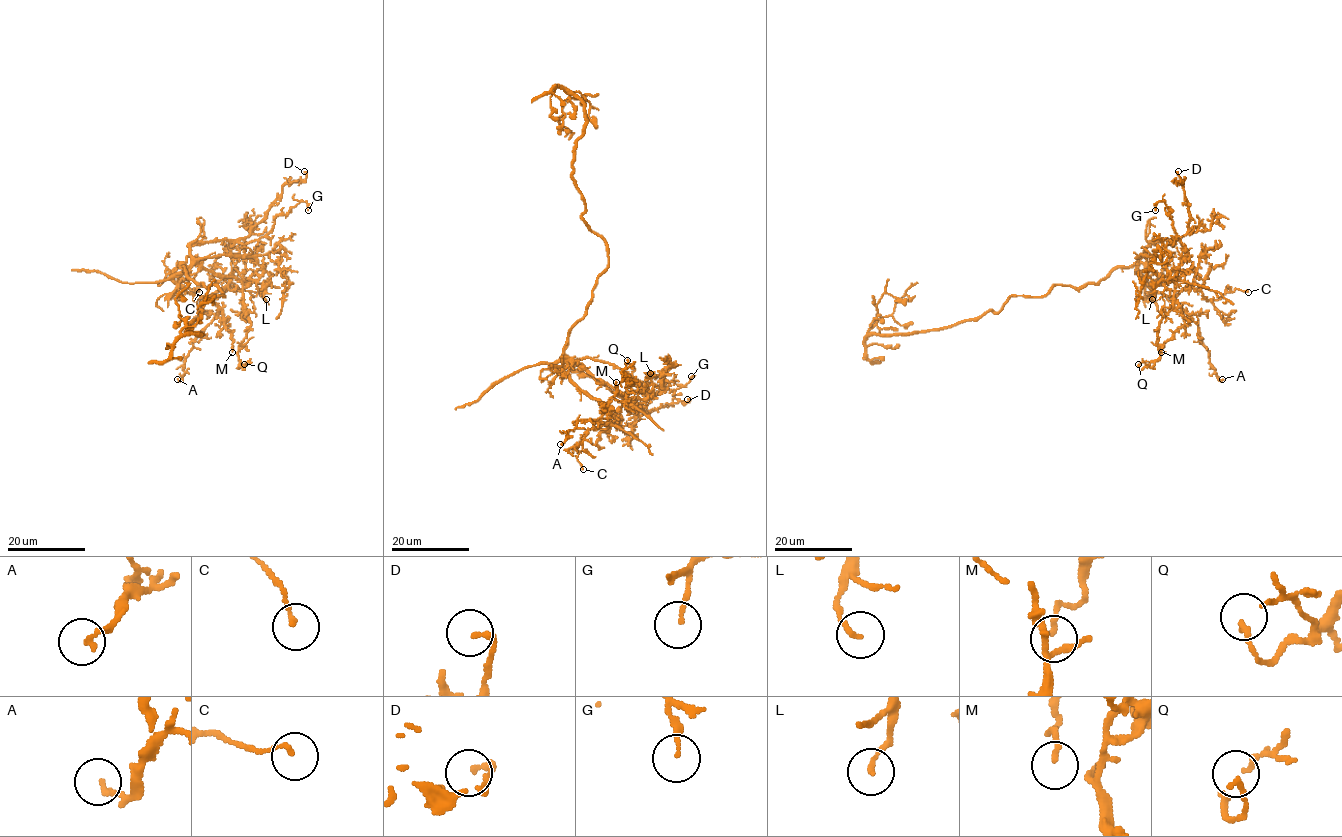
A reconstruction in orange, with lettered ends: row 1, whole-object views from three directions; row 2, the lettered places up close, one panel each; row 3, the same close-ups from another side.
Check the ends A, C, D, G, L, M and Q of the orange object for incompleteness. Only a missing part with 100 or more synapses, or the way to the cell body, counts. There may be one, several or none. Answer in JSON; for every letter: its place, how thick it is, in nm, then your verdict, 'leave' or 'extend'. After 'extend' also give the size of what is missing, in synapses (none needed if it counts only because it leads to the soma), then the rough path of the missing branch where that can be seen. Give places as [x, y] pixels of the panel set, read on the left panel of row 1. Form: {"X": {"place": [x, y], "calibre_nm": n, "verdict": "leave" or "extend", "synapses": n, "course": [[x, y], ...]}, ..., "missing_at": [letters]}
{"A": {"place": [177, 379], "calibre_nm": 170, "verdict": "leave"}, "C": {"place": [199, 292], "calibre_nm": 140, "verdict": "leave"}, "D": {"place": [304, 171], "calibre_nm": 170, "verdict": "leave"}, "G": {"place": [308, 210], "calibre_nm": 100, "verdict": "leave"}, "L": {"place": [266, 299], "calibre_nm": 130, "verdict": "leave"}, "M": {"place": [232, 352], "calibre_nm": 100, "verdict": "leave"}, "Q": {"place": [244, 364], "calibre_nm": 160, "verdict": "leave"}, "missing_at": []}

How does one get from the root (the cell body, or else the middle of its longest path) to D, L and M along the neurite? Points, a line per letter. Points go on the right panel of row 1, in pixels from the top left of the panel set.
D: (1050, 290), (1097, 284), (1114, 269), (1136, 262), (1154, 242), (1182, 237), (1190, 213), (1178, 171)
L: (1050, 290), (1097, 284), (1118, 267), (1136, 266), (1138, 256), (1149, 255), (1170, 272), (1156, 286), (1152, 299)
M: (1050, 290), (1097, 284), (1118, 267), (1135, 265), (1154, 290), (1170, 295), (1183, 311), (1184, 324), (1161, 352)

